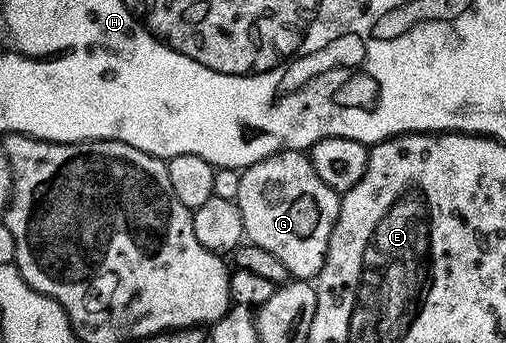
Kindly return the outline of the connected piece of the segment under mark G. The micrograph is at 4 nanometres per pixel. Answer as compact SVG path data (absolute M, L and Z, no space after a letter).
M278 150L239 175L235 202L241 208L246 241L273 252L295 280L314 280L325 262L329 236L339 211L340 191L329 188L302 150Z

